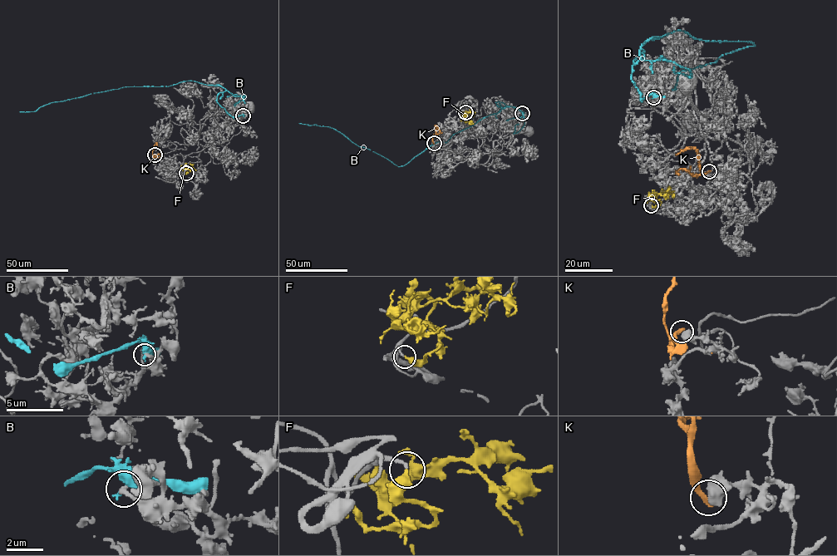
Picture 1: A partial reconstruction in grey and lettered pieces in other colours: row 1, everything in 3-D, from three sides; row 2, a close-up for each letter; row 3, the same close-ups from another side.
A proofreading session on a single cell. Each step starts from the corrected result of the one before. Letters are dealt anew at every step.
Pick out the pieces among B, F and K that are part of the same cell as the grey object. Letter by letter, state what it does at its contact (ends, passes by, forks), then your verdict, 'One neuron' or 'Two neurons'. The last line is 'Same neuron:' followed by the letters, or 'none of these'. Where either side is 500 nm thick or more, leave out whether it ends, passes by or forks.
B: Two neurons
F: It ends there. One neuron
K: Two neurons
Same neuron: F

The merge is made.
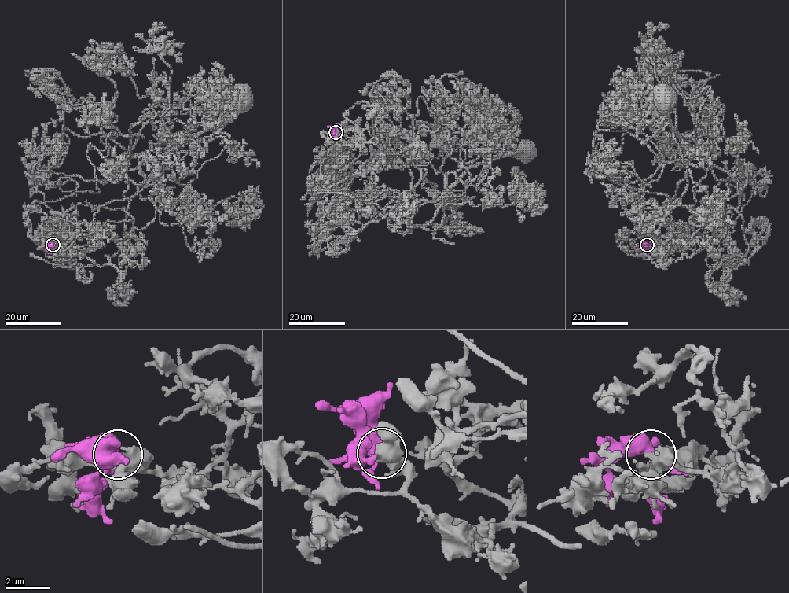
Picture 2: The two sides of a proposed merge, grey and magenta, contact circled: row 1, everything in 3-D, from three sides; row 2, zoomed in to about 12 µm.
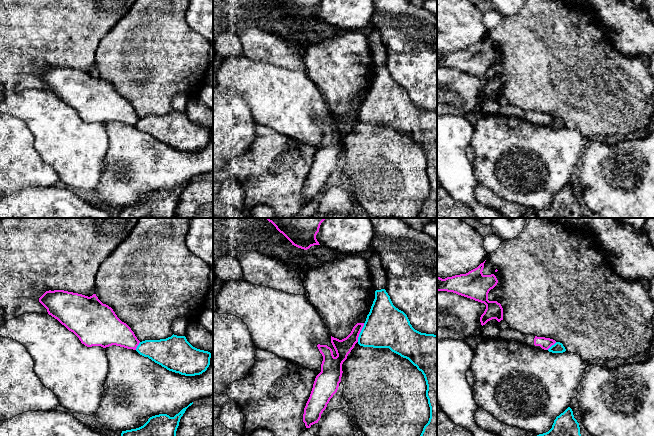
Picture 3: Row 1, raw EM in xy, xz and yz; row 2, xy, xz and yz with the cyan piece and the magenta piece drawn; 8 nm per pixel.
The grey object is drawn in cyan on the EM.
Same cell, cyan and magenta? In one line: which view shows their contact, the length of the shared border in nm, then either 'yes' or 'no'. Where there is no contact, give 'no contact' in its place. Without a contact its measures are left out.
xz | 160 nm | no

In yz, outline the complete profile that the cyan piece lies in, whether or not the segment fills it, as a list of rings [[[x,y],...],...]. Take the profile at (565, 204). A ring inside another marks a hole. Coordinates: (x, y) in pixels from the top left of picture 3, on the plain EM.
[[[568,183],[556,193],[552,204],[537,211],[538,218],[582,218],[580,203],[574,194],[573,187]]]

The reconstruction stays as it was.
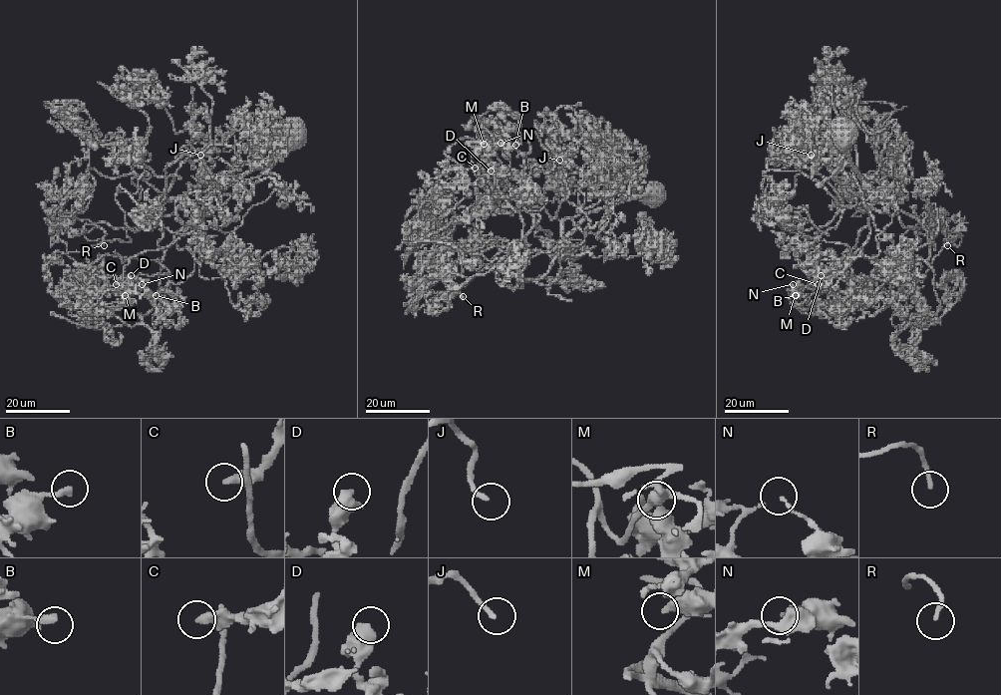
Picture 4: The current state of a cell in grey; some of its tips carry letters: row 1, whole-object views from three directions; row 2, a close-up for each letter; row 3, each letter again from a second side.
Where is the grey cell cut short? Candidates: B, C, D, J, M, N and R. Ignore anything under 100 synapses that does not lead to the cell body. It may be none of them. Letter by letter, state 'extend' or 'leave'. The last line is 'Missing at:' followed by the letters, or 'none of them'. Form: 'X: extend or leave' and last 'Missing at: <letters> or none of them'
B: leave
C: leave
D: leave
J: extend
M: leave
N: leave
R: extend
Missing at: J, R

